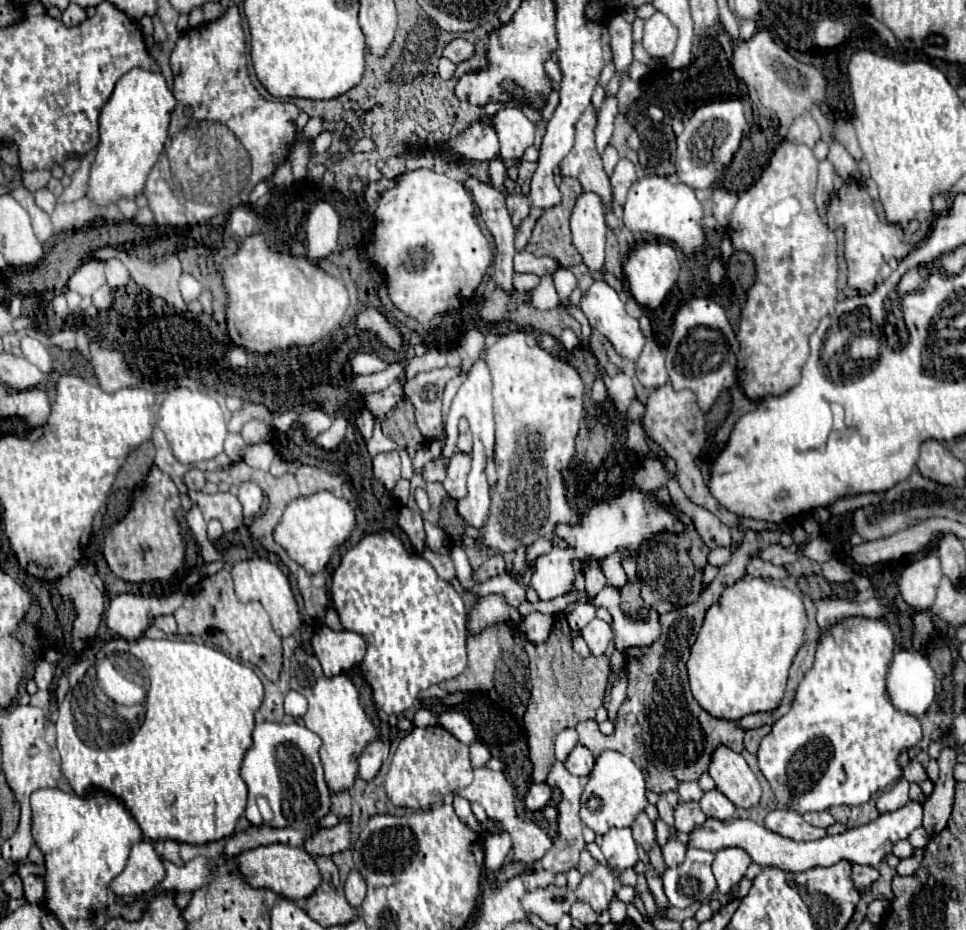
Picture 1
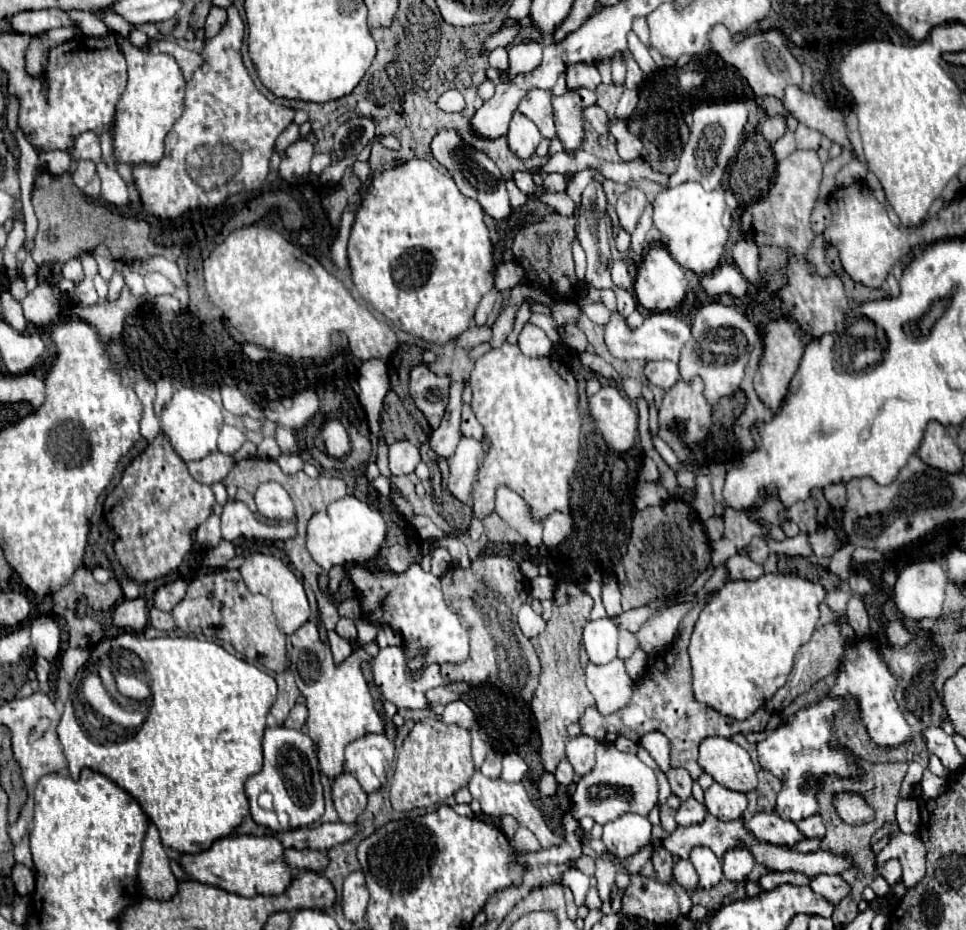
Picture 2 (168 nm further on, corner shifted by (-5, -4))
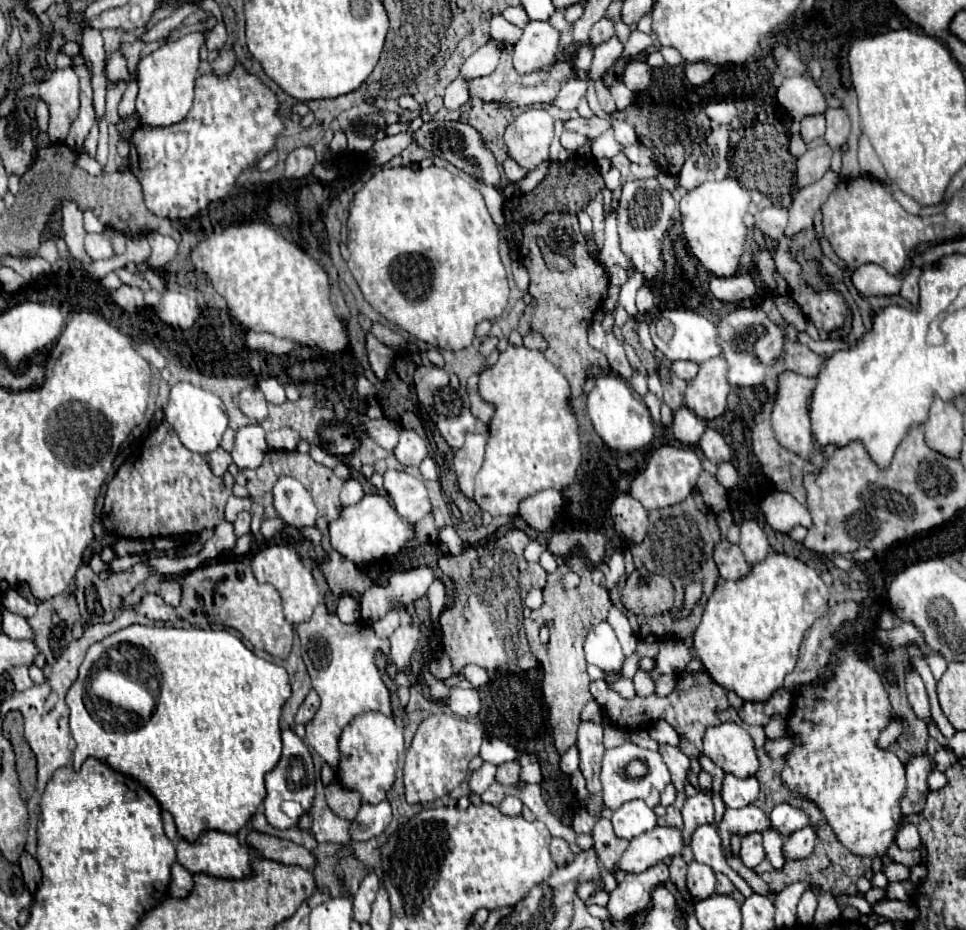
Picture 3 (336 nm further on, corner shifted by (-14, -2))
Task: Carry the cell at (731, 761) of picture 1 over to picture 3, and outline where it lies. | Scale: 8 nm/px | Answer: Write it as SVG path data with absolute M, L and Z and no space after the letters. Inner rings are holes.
M722 723L706 729L704 755L724 773L732 773L738 779L752 777L760 769L752 737L736 723Z

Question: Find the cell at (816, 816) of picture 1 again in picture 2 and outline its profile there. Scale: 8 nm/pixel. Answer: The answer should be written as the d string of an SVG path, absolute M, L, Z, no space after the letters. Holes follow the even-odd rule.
M811 815L797 823L797 829L801 831L803 839L821 839L825 835L825 825L819 815Z

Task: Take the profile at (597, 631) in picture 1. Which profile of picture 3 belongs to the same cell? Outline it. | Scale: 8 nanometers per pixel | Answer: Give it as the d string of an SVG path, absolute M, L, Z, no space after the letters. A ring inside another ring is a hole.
M606 621L594 625L588 631L588 637L584 643L584 653L586 653L586 661L600 667L602 671L620 669L624 663L620 641L618 641L614 629Z

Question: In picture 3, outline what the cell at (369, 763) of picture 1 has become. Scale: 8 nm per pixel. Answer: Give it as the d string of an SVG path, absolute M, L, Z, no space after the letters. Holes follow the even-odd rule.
M374 711L362 713L340 735L340 767L336 777L344 787L360 791L364 803L380 803L394 783L400 751L404 751L404 737L394 719Z

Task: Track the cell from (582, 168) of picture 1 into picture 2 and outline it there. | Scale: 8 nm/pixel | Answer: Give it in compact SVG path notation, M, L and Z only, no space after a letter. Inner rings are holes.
M579 87L577 91L565 91L565 95L551 95L553 119L557 127L557 137L561 139L565 151L573 151L583 141L583 117L581 107L595 105L595 93Z

